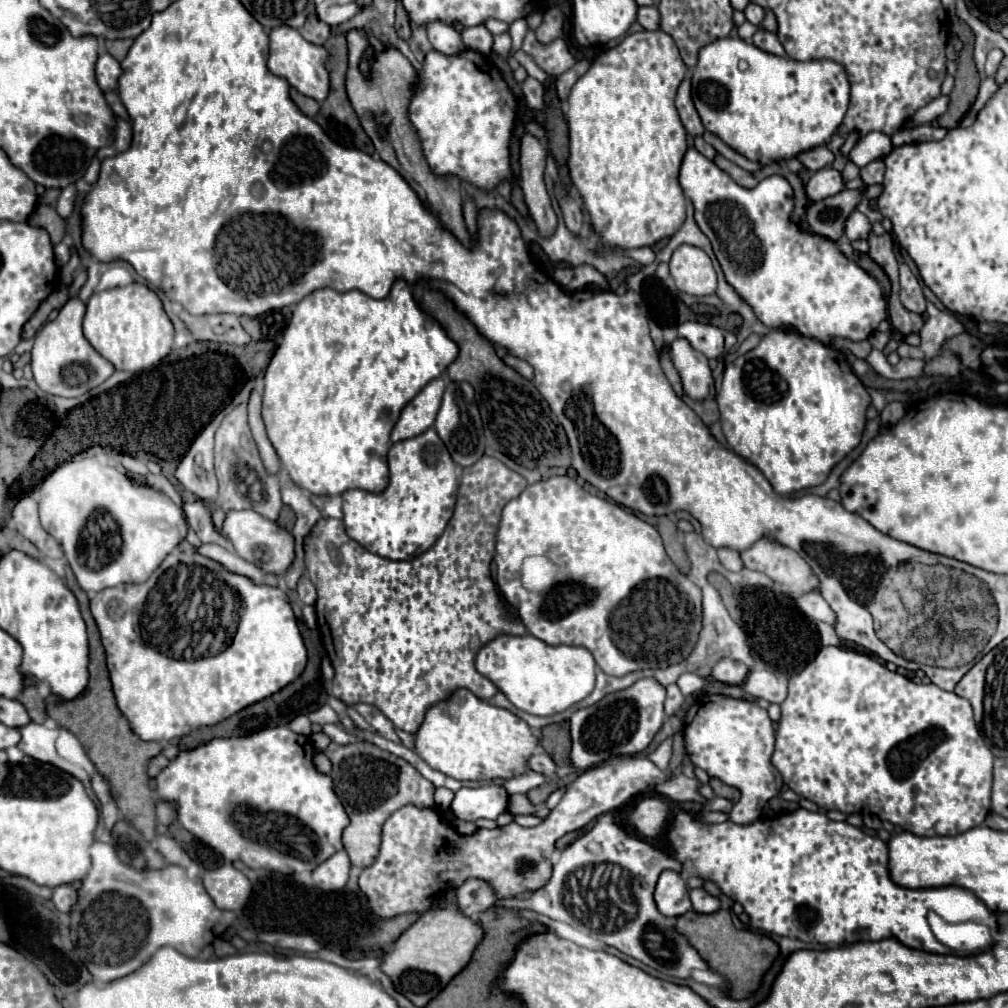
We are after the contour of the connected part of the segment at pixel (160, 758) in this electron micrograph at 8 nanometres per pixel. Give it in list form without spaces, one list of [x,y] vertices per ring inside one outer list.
[[[158,754],[156,758],[152,758],[152,760],[150,760],[150,764],[148,764],[148,774],[150,774],[152,778],[156,778],[156,776],[158,776],[158,772],[166,768],[166,764],[168,764],[168,762],[170,762],[170,760],[168,760],[164,754]]]

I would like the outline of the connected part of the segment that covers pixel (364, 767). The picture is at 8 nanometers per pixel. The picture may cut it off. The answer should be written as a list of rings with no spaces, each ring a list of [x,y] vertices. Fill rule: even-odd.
[[[332,742],[326,750],[326,756],[332,762],[330,776],[334,780],[334,790],[350,816],[350,826],[344,830],[342,842],[354,866],[366,868],[376,860],[382,842],[382,824],[392,812],[396,812],[406,804],[414,804],[418,808],[434,808],[434,790],[436,790],[434,784],[428,782],[424,776],[420,776],[406,760],[386,750],[380,750],[370,742],[354,742],[346,746]]]

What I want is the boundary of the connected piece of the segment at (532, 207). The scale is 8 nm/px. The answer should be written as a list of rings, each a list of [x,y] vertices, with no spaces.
[[[524,134],[520,138],[520,186],[530,216],[538,226],[538,232],[542,236],[550,236],[556,228],[556,214],[552,210],[550,196],[544,186],[544,166],[546,166],[544,144],[538,138]]]

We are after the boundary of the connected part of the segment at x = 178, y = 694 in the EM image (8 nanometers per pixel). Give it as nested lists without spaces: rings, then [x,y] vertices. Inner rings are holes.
[[[174,550],[172,554],[166,556],[166,560],[158,566],[158,570],[144,584],[120,584],[120,586],[106,588],[106,590],[94,594],[90,600],[90,610],[92,610],[92,616],[98,624],[98,630],[102,634],[102,644],[104,644],[106,660],[108,660],[108,672],[110,672],[110,680],[114,686],[118,708],[130,720],[132,730],[142,740],[168,742],[172,738],[186,736],[188,732],[192,732],[200,726],[218,724],[220,720],[230,718],[232,714],[240,712],[242,708],[246,708],[254,702],[260,702],[260,700],[272,696],[274,692],[282,690],[284,686],[294,682],[306,666],[306,648],[304,648],[304,642],[302,642],[302,636],[300,636],[300,630],[296,624],[296,616],[292,612],[292,606],[290,606],[288,594],[280,588],[274,588],[274,586],[252,584],[246,576],[232,574],[232,572],[224,570],[218,562],[212,562],[210,558],[206,558],[198,552],[184,554],[180,550]]]

